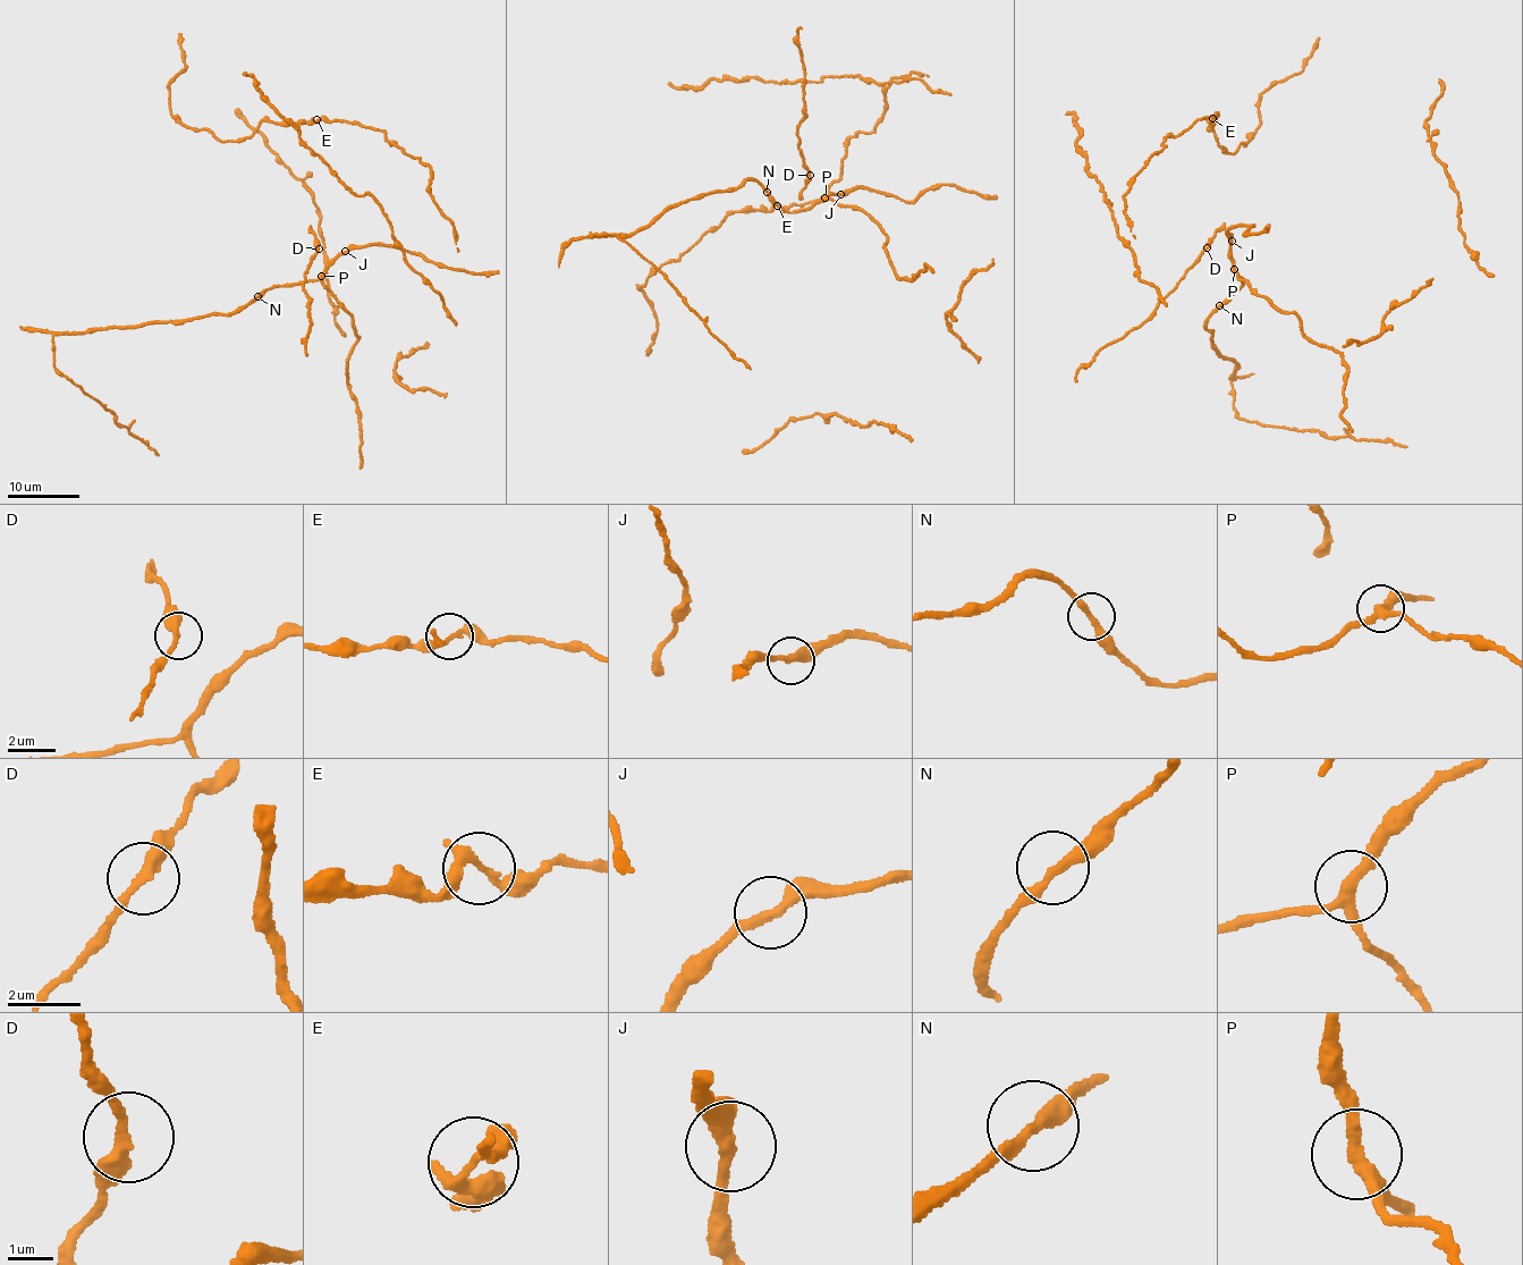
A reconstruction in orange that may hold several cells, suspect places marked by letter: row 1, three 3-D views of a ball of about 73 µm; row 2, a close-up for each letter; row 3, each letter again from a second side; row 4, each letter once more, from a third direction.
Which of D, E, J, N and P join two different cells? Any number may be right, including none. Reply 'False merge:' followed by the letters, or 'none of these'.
False merge: none of these

